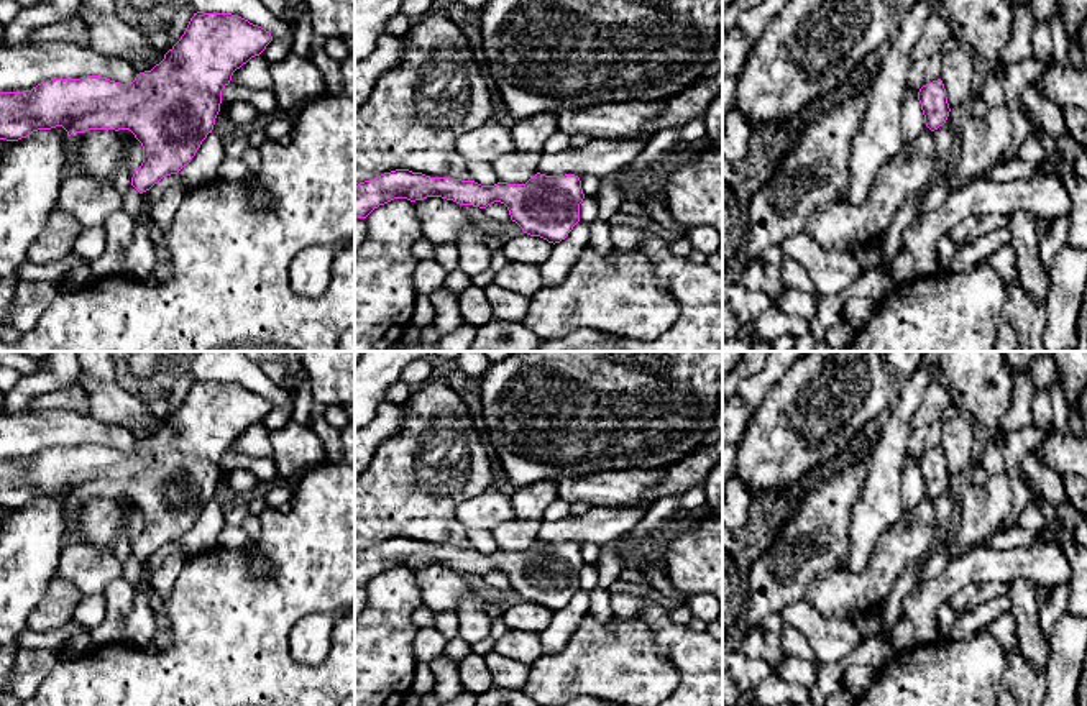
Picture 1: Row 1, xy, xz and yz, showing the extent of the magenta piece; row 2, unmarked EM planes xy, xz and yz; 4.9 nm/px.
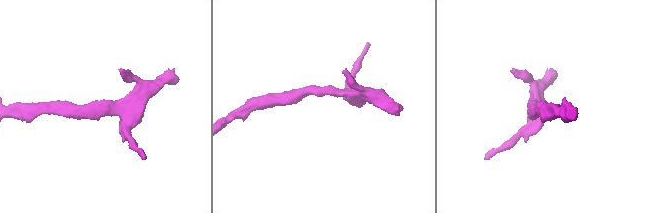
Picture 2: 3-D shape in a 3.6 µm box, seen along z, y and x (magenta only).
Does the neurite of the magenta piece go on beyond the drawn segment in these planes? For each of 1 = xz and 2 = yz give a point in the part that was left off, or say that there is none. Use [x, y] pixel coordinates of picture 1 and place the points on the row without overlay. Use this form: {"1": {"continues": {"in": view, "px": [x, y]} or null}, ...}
{"1": {"continues": null}, "2": {"continues": null}}

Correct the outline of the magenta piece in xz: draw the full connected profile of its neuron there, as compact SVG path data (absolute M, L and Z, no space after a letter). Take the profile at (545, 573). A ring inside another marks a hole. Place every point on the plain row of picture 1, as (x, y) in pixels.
M396 537L360 552L355 550L355 586L366 586L374 576L394 566L415 570L427 565L442 565L479 576L501 570L524 601L555 612L565 607L580 589L580 571L585 562L575 542L537 540L525 552L481 553L475 548L430 545L409 537Z

